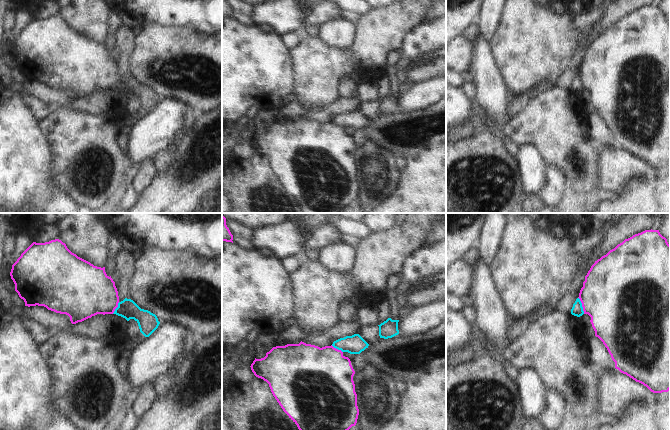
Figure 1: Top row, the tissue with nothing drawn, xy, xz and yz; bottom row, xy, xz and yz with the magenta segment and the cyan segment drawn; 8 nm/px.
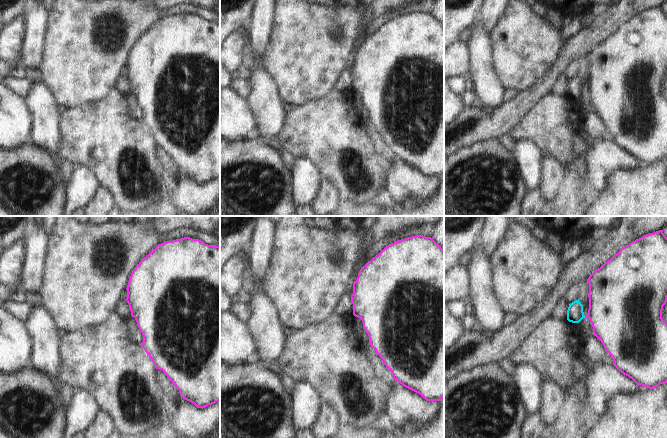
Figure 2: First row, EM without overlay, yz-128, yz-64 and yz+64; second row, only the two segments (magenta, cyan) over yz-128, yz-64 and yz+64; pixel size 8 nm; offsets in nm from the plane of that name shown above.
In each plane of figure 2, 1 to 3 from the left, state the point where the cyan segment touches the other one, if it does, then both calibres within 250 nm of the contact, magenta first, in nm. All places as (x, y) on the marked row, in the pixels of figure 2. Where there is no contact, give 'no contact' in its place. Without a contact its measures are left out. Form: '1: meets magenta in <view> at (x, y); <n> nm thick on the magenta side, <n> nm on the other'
1: no contact
2: no contact
3: no contact

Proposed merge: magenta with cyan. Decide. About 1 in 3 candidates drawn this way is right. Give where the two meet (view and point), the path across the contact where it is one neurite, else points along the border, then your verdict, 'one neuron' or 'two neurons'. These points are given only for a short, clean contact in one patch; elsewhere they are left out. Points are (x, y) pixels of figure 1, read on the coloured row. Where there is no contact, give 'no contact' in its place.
yz (582, 305) | along yz (578, 297), (584, 313) | two neurons

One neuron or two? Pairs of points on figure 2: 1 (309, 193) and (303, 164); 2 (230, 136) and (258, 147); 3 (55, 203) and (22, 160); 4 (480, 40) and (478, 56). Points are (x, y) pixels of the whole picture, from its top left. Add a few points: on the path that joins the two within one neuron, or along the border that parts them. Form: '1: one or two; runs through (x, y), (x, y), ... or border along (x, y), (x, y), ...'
1: one; runs through (306, 186), (304, 171)
2: two; border along (256, 131), (245, 139), (235, 140), (230, 143)
3: one; runs through (47, 191), (36, 190), (33, 180), (28, 174)
4: one; runs through (480, 44), (480, 52)

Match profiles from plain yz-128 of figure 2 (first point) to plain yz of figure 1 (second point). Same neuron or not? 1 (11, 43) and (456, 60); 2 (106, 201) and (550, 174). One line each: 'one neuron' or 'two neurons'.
1: one neuron
2: one neuron

